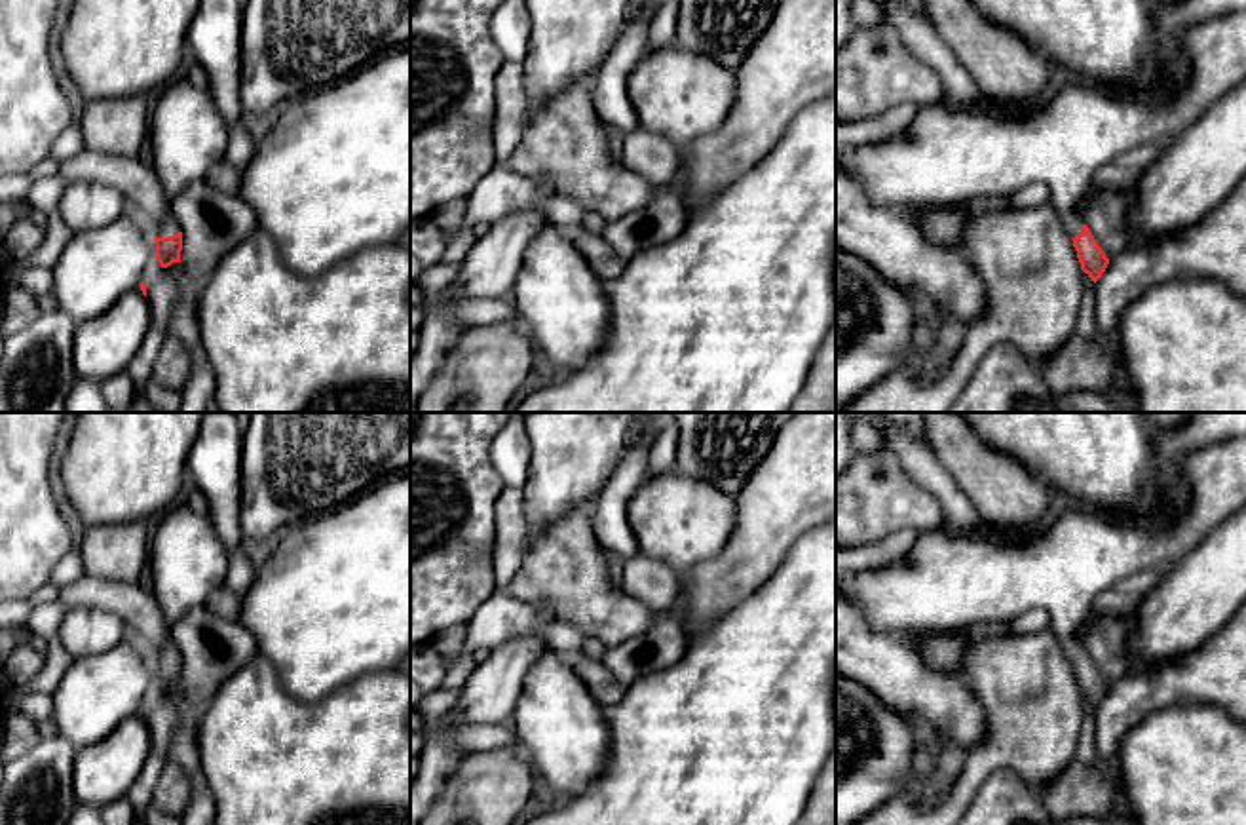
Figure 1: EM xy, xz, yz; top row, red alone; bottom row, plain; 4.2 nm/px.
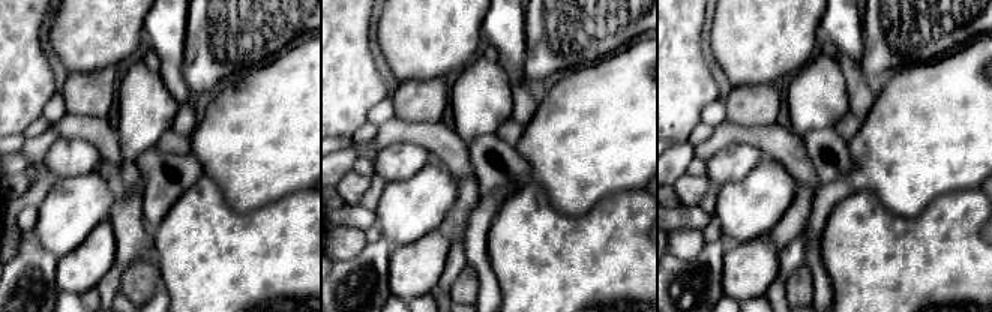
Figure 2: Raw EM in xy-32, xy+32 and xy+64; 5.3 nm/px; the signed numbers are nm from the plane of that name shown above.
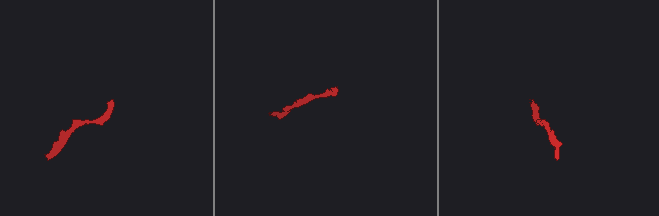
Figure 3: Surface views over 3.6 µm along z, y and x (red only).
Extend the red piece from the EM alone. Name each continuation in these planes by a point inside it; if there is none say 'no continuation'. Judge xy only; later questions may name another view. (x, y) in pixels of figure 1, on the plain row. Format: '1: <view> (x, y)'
1: xy (169, 651)

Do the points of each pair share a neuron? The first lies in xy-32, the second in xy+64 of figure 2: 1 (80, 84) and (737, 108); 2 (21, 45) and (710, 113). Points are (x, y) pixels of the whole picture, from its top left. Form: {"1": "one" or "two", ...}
{"1": "one", "2": "two"}

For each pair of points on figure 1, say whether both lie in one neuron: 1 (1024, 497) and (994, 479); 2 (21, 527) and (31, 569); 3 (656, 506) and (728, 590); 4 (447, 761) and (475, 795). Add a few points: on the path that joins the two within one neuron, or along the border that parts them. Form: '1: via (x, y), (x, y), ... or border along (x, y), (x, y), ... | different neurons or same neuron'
1: via (1017, 497), (1011, 497), (1001, 487) | same neuron
2: via (21, 537), (21, 559) | same neuron
3: border along (736, 531), (715, 556), (699, 561), (680, 582) | different neurons
4: border along (470, 753), (432, 805) | different neurons

